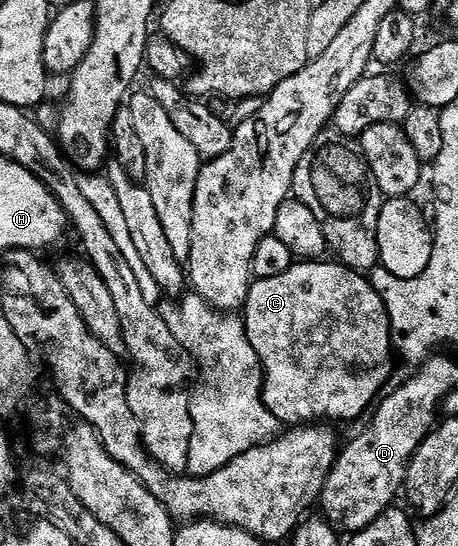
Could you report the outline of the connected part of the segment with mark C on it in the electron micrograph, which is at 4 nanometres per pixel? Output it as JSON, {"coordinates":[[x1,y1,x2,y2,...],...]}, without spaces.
{"coordinates":[[327,259,293,263,289,271,281,275,258,278,247,296,247,333,263,365,265,407,287,427,326,421,355,421,363,412,366,414,388,388,393,346,387,304,362,272,349,269,342,263,334,264,330,265]]}

